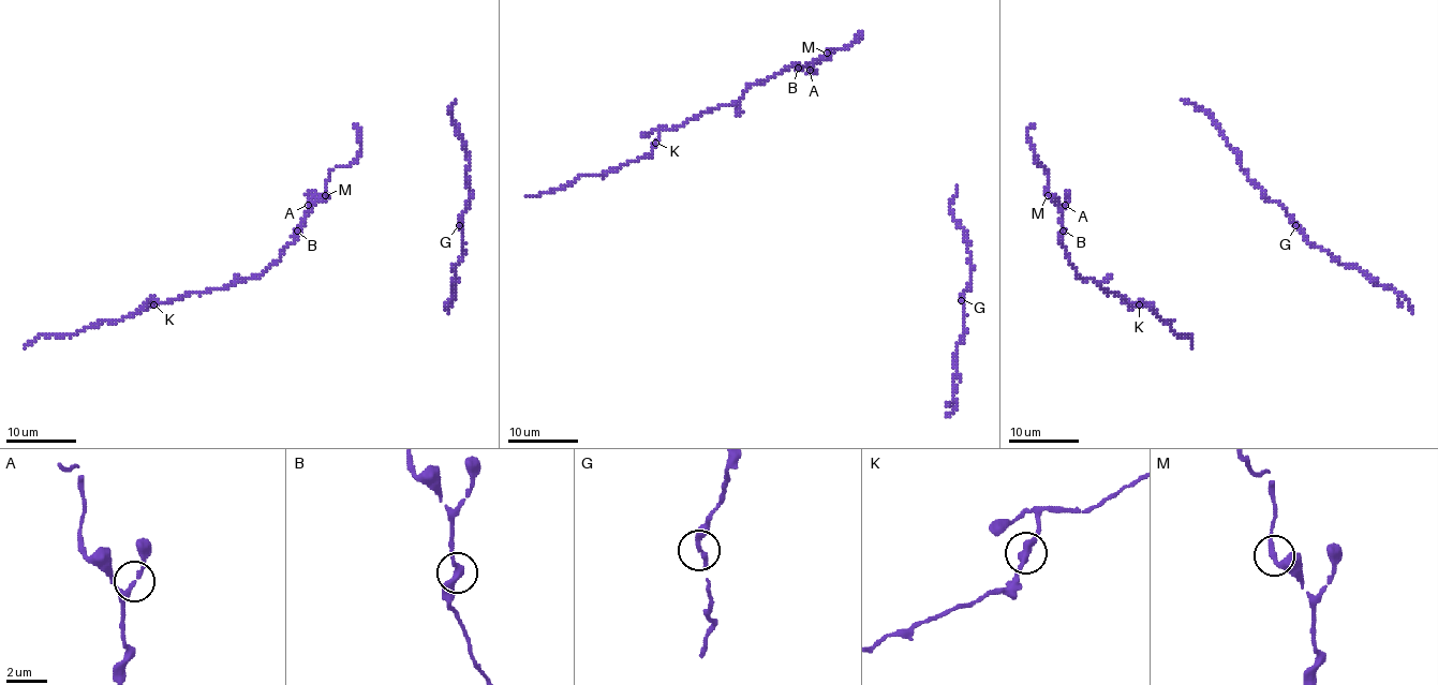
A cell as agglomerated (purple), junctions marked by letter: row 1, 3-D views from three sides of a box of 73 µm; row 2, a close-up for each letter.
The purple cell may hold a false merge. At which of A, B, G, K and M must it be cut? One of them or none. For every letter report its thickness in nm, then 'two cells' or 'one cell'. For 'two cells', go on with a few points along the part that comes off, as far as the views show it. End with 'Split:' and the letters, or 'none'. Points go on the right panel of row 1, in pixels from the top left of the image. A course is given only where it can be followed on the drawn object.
A: calibre 200 nm; one cell
B: calibre 380 nm; one cell
G: calibre 220 nm; one cell
K: calibre 380 nm; one cell
M: calibre 280 nm; one cell
Split: none

